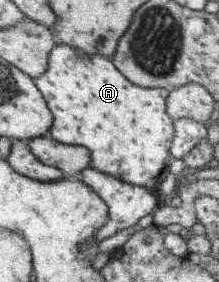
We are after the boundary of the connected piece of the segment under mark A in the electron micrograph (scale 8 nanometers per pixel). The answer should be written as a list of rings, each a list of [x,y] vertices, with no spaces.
[[[64,43],[55,44],[47,59],[46,71],[33,78],[52,116],[47,136],[64,145],[82,145],[90,153],[90,168],[112,175],[124,183],[154,189],[156,180],[166,171],[170,142],[174,127],[166,114],[165,101],[168,90],[142,89],[130,85],[114,67],[112,61],[100,55],[85,55]]]

